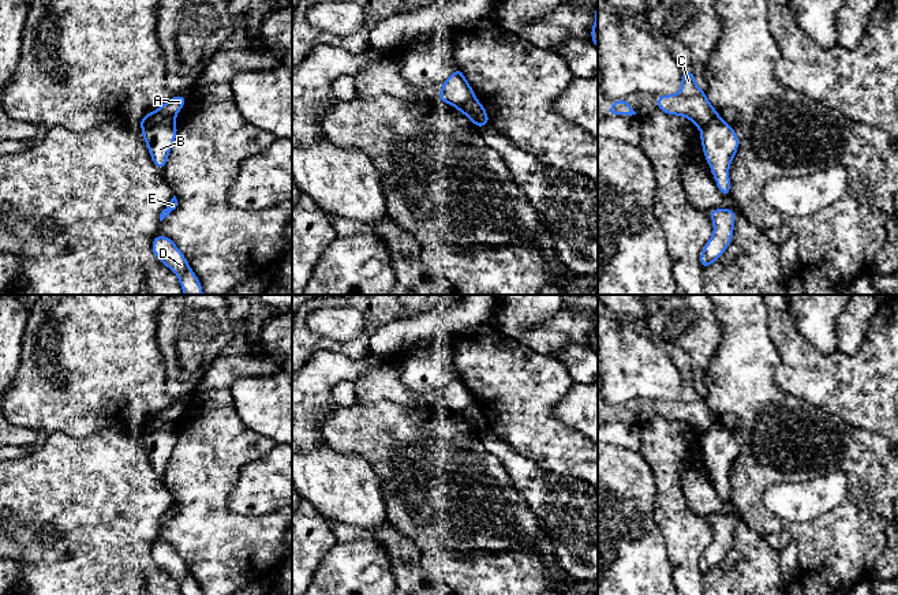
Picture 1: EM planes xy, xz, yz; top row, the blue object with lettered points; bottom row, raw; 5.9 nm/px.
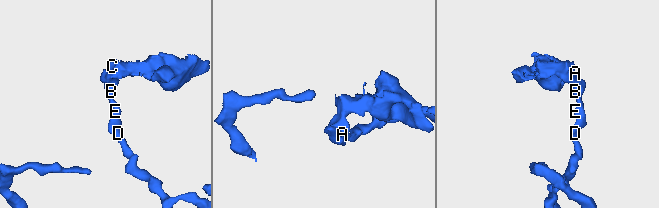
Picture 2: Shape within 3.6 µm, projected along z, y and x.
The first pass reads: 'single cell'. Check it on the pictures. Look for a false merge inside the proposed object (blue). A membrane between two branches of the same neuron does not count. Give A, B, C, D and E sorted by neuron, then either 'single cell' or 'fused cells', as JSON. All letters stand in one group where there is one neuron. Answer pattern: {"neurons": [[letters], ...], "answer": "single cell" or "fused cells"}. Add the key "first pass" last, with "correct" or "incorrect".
{"neurons": [["A", "C"], ["B", "D", "E"]], "answer": "fused cells", "first pass": "incorrect"}

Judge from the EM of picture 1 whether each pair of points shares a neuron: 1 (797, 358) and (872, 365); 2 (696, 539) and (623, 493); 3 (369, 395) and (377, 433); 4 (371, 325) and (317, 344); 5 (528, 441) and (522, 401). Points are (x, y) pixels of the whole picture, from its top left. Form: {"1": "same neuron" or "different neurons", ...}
{"1": "same neuron", "2": "different neurons", "3": "different neurons", "4": "same neuron", "5": "same neuron"}

